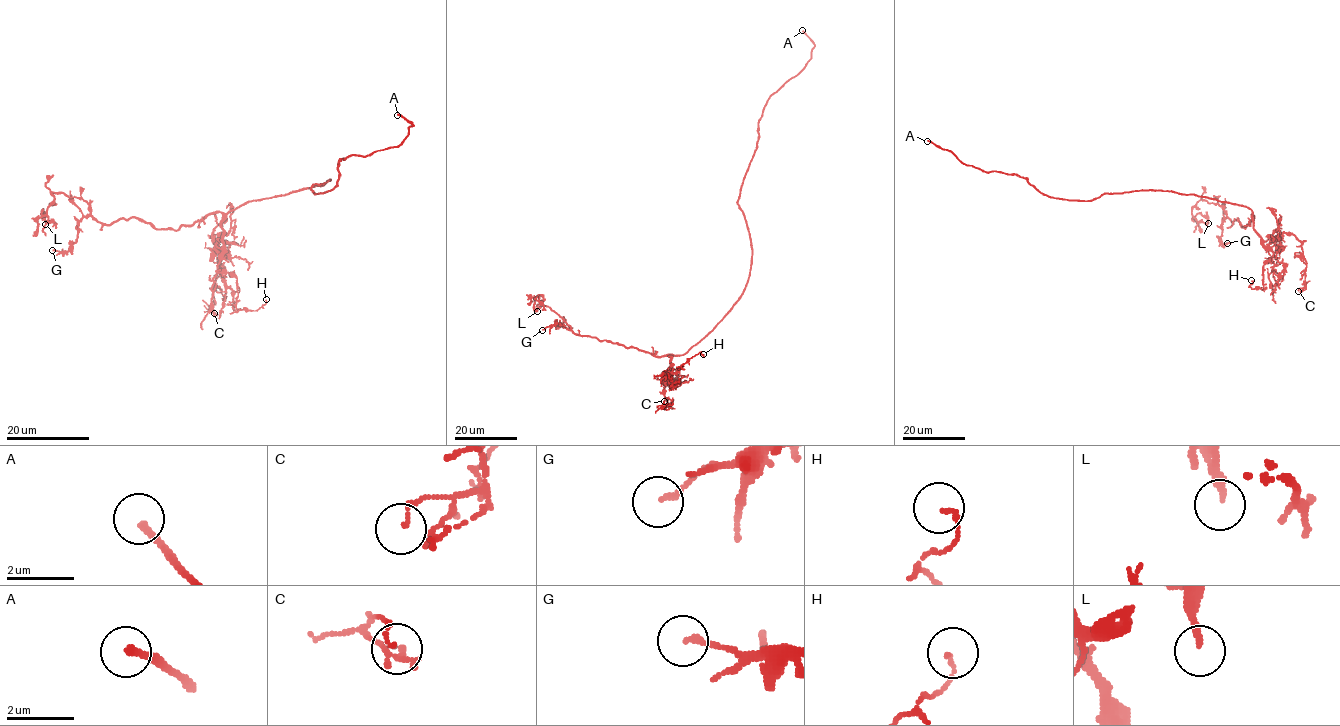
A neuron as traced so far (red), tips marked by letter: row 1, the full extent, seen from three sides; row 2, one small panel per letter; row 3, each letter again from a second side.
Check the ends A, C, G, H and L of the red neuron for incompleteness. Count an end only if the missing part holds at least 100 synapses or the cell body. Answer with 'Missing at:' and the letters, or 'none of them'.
Missing at: A

